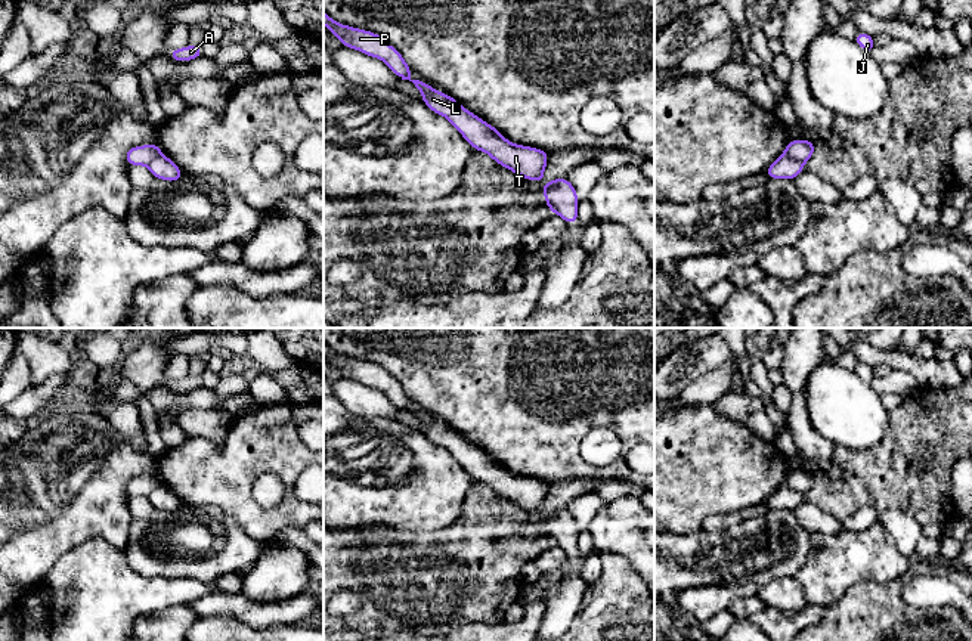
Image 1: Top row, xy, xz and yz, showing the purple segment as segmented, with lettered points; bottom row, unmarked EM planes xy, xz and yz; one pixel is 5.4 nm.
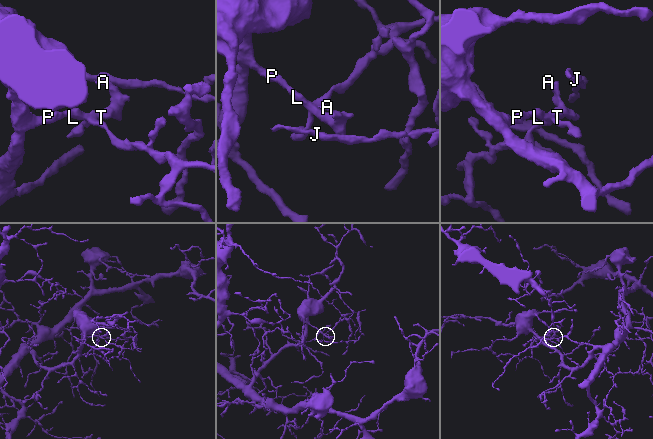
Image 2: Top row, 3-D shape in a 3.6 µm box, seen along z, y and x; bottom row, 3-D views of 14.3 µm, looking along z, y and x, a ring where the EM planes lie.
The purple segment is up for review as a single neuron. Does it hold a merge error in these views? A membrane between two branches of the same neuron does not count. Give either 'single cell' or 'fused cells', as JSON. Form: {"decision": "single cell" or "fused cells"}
{"decision": "fused cells"}

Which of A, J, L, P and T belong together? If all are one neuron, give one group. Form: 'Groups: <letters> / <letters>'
Groups: A L P T / J

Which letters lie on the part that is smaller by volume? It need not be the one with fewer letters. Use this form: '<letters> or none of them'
J

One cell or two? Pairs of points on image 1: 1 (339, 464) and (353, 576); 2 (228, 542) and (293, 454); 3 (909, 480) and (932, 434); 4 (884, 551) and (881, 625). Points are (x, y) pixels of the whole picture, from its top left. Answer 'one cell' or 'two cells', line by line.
1: two cells
2: two cells
3: one cell
4: two cells

